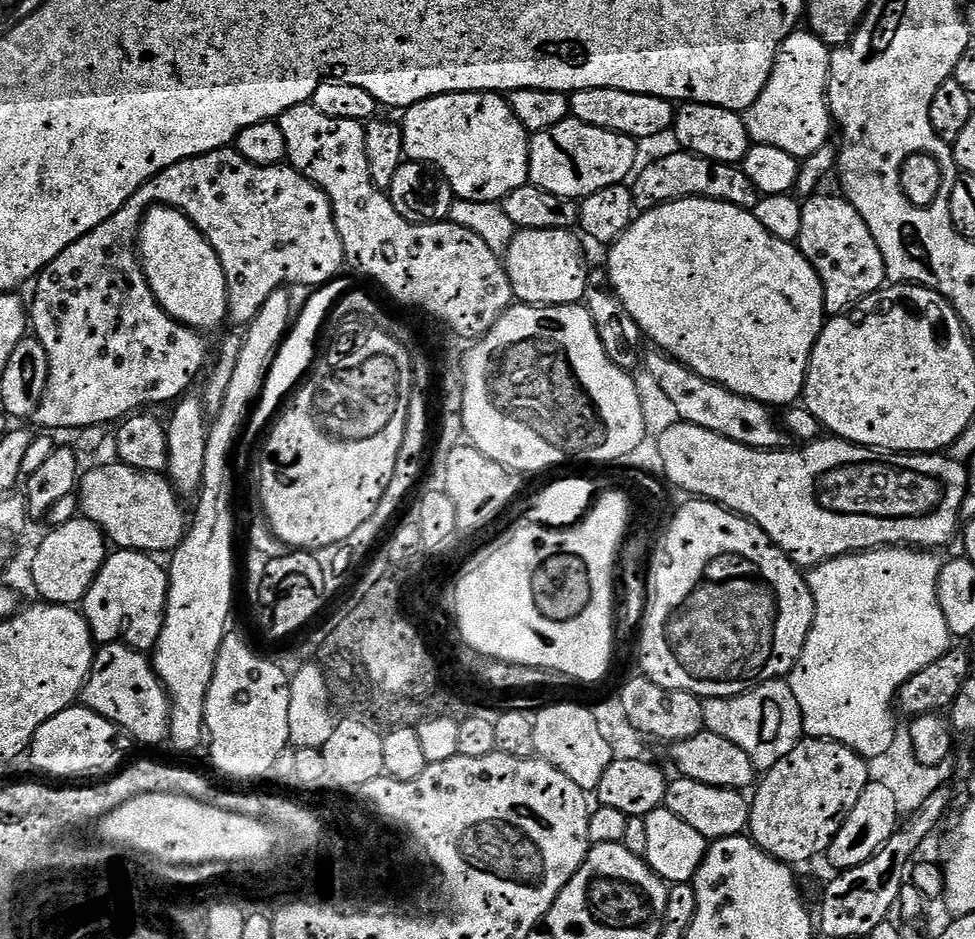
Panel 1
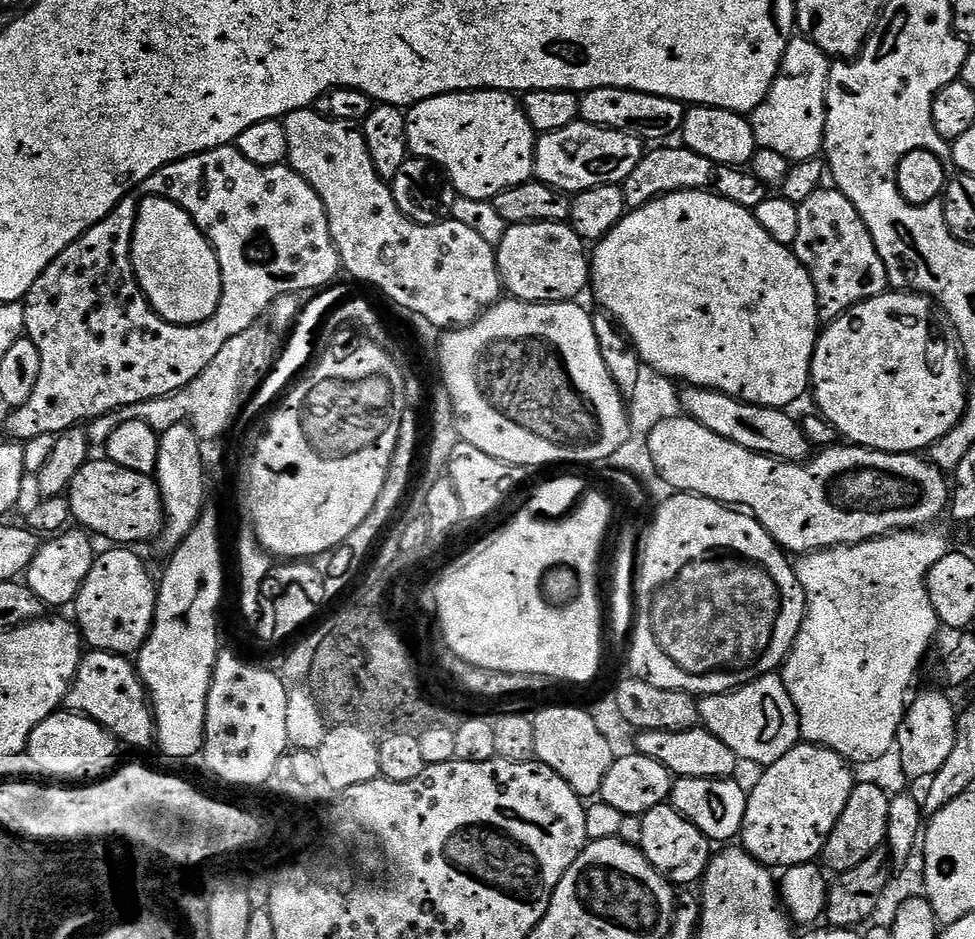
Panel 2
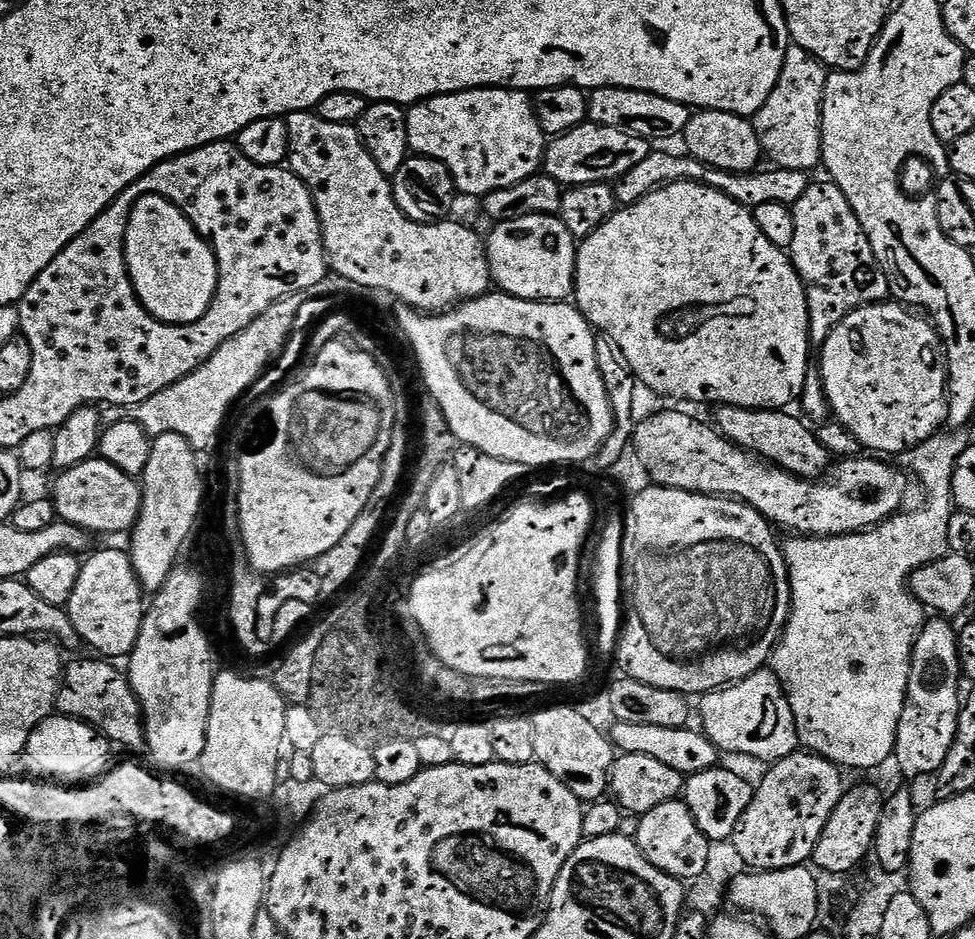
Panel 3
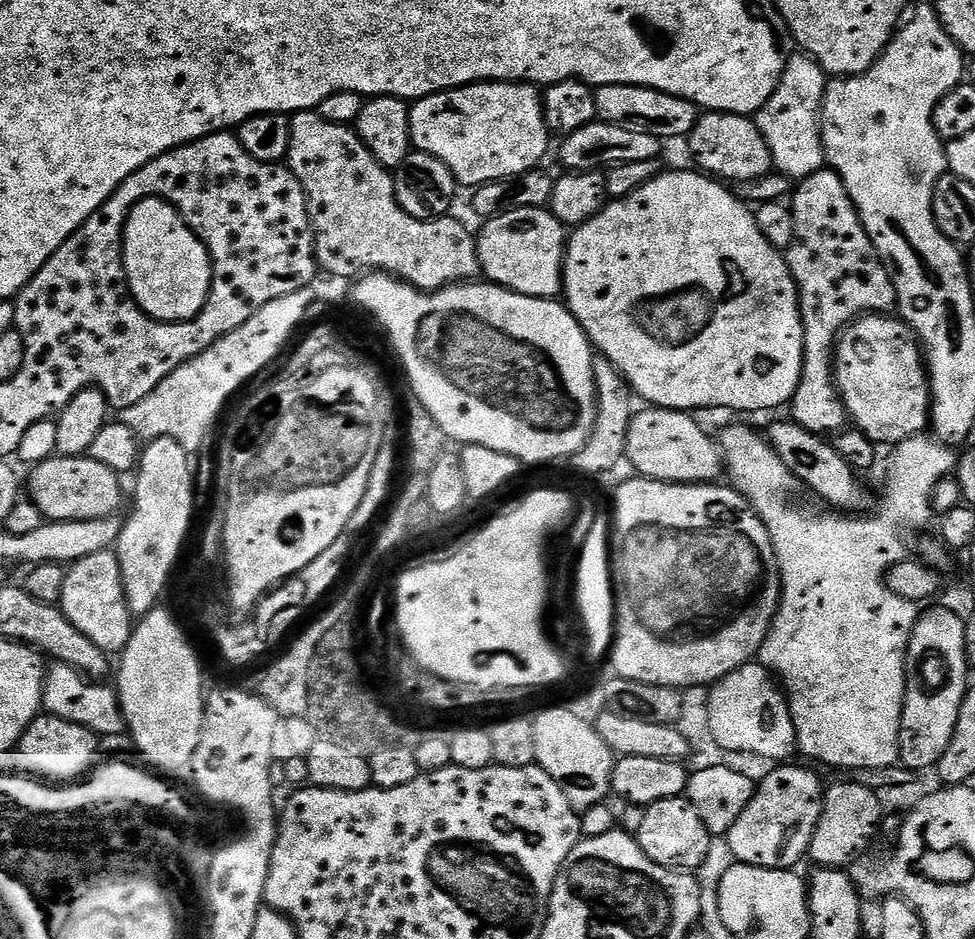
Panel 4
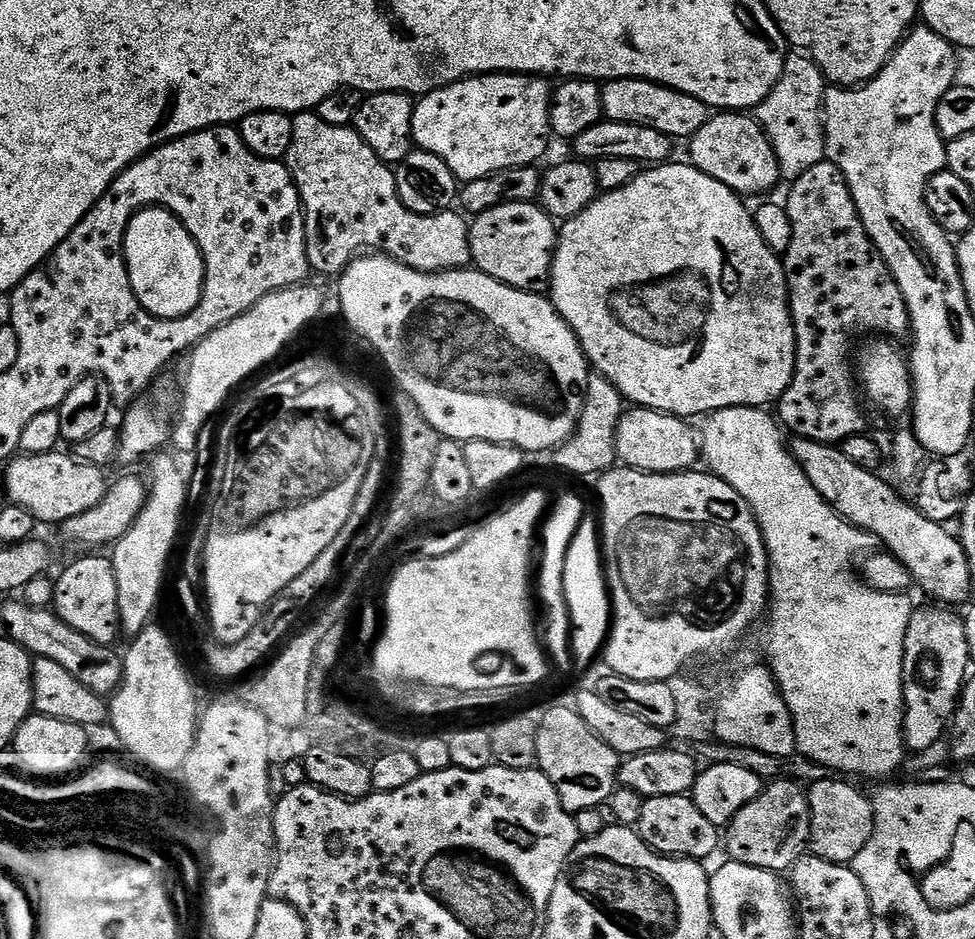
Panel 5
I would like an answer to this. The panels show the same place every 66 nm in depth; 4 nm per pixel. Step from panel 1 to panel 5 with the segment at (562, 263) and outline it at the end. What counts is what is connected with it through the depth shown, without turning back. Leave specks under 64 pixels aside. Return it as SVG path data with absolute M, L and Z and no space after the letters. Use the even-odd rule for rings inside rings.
M539 203L494 206L494 210L486 210L471 221L468 233L475 271L485 272L490 278L523 292L536 292L543 289L540 288L543 284L545 287L549 283L552 274L552 256L556 252L558 224L540 207Z

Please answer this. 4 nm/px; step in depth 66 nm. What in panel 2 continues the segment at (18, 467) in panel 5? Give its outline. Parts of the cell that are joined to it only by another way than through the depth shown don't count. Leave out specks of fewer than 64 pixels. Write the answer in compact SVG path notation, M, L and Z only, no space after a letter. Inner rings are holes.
M107 458L89 459L74 474L67 490L72 507L72 519L81 529L105 536L116 546L140 546L143 540L152 540L163 531L164 500L155 479L134 470L126 470Z

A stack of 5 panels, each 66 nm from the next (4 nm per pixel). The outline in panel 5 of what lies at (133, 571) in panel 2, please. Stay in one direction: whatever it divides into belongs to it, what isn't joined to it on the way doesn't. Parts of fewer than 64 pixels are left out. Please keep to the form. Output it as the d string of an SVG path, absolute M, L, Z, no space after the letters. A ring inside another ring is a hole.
M84 554L81 560L76 560L60 577L55 577L56 598L54 611L78 634L90 638L95 644L115 645L116 636L121 635L120 615L118 614L118 582L114 578L114 566L111 559L104 554Z

